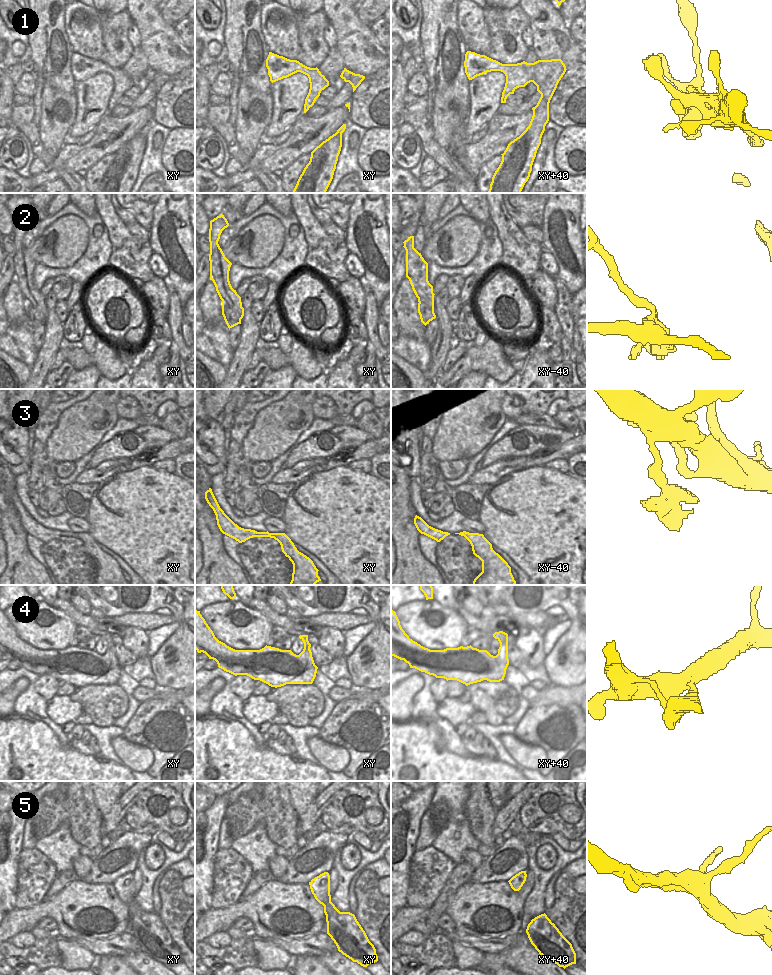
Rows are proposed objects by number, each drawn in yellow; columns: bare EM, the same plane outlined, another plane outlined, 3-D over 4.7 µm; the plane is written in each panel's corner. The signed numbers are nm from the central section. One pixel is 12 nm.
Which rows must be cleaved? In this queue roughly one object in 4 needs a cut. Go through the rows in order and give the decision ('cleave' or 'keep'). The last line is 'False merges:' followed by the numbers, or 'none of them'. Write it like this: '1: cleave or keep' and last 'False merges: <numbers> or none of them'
1: keep
2: cleave
3: cleave
4: keep
5: keep
False merges: 2, 3

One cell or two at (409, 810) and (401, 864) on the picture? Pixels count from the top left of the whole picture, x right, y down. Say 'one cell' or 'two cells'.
one cell

